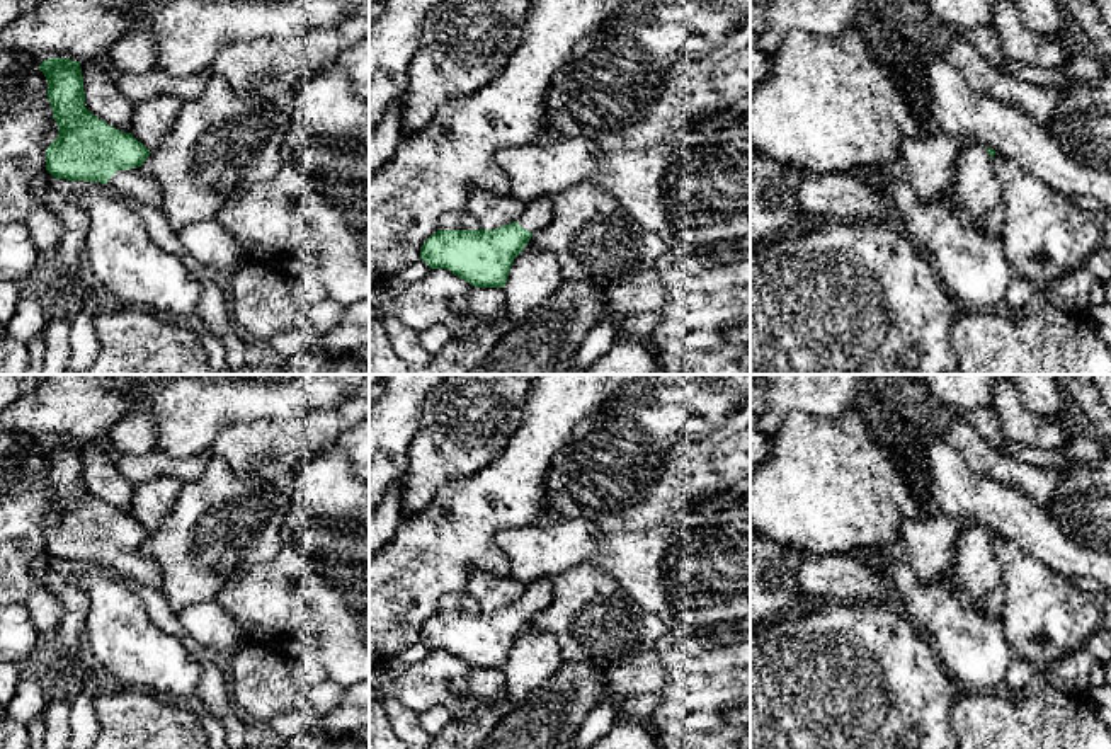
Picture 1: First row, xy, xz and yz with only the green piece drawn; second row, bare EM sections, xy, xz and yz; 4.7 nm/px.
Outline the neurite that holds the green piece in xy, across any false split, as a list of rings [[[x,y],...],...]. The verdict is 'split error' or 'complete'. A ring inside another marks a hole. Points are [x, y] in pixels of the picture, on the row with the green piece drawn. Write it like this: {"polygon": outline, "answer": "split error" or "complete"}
{"polygon": [[[49,58],[39,65],[48,80],[48,100],[58,138],[46,148],[46,170],[71,182],[109,184],[160,209],[158,184],[141,174],[150,150],[85,107],[80,61]]], "answer": "split error"}

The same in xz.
{"polygon": [[[534,197],[521,220],[495,230],[437,230],[424,242],[420,259],[475,288],[504,288],[514,259],[536,232],[548,226],[551,199]]], "answer": "split error"}

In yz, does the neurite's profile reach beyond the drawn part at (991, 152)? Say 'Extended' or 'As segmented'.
Extended

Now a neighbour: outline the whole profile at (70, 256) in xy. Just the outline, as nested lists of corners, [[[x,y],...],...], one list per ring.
[[[53,175],[48,182],[44,201],[61,218],[65,232],[54,255],[54,276],[46,318],[65,312],[61,300],[73,294],[75,284],[80,281],[78,274],[85,260],[87,214],[77,199],[87,192],[85,187],[85,180],[60,187]]]

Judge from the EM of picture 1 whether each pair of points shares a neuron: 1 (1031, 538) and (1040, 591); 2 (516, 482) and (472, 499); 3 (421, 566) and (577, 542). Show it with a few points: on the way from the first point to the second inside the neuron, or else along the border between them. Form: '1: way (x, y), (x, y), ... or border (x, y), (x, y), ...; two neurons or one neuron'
1: border (1001, 535), (1069, 579); two neurons
2: way (506, 489), (487, 489), (482, 494); one neuron
3: border (529, 523), (506, 526), (495, 533), (511, 577); two neurons

